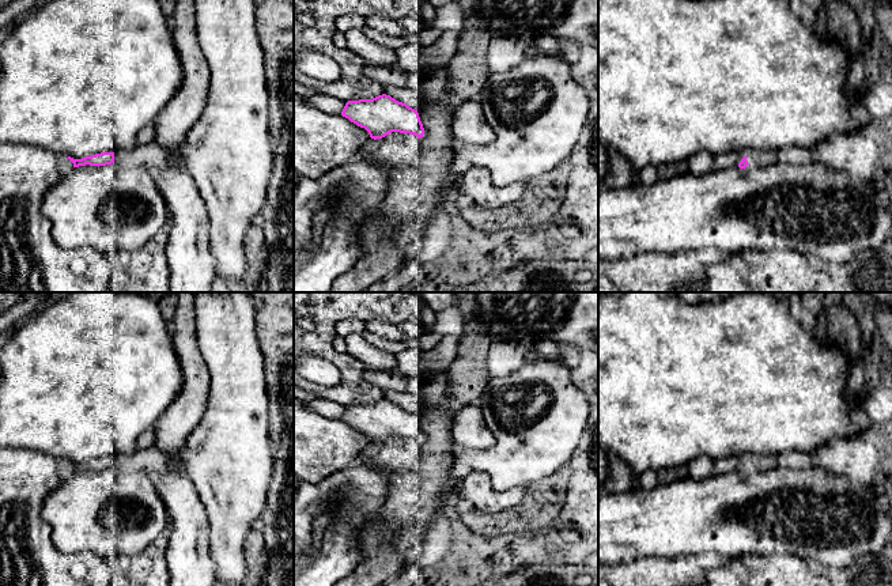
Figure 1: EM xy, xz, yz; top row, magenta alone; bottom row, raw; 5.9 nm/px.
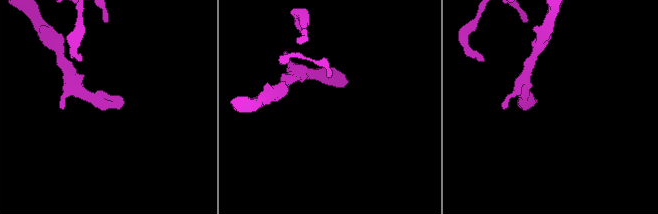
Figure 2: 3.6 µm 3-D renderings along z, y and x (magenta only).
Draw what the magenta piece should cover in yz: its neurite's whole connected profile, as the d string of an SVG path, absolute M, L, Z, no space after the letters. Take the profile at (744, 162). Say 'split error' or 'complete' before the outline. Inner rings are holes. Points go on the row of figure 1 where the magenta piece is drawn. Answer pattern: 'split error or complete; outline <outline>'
split error; outline M749 151L738 163L740 169L745 169L748 165L764 166L778 160L775 151Z

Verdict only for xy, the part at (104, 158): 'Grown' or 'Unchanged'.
Grown

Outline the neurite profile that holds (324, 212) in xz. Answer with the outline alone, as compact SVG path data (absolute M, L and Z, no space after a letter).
M324 201L315 215L314 215L314 219L313 219L313 235L311 235L311 239L307 245L307 249L311 249L311 247L317 247L320 245L320 237L321 234L324 232L324 230L326 228L329 220L330 220L330 216L332 216L332 204L329 201Z

